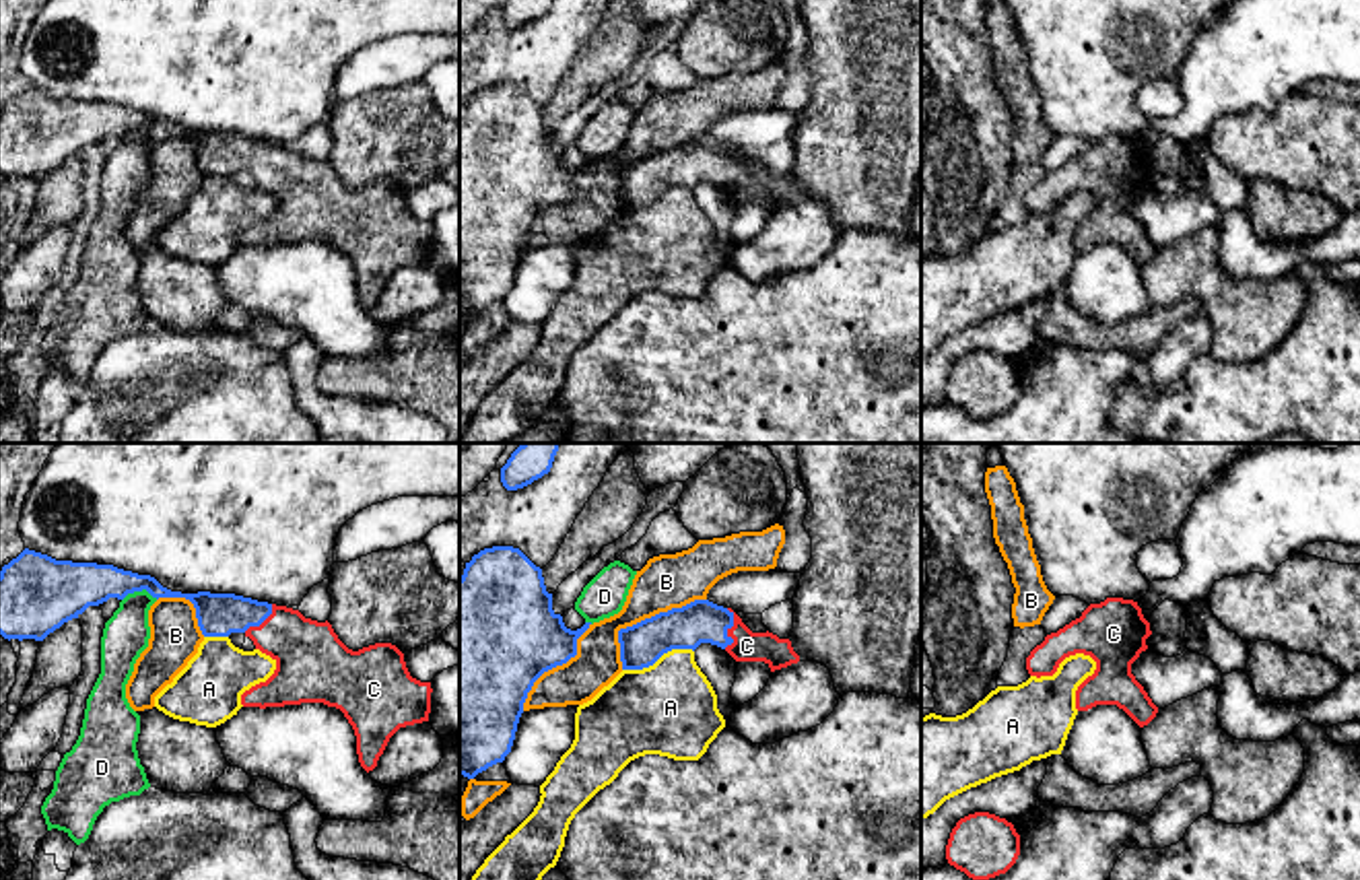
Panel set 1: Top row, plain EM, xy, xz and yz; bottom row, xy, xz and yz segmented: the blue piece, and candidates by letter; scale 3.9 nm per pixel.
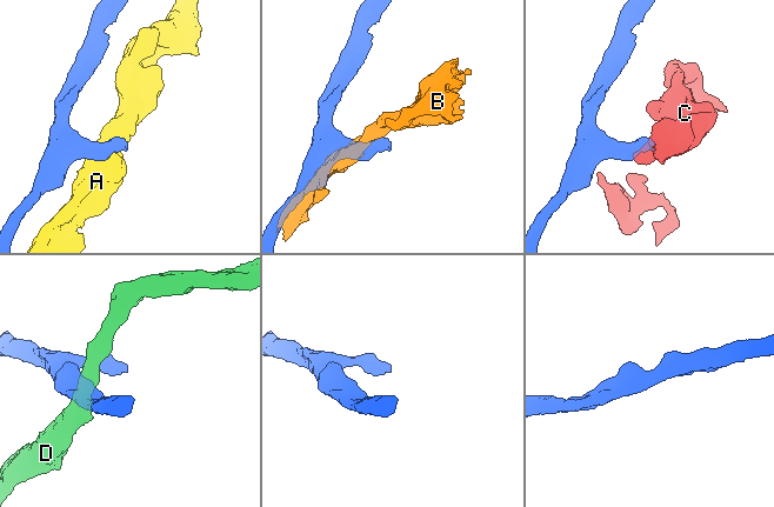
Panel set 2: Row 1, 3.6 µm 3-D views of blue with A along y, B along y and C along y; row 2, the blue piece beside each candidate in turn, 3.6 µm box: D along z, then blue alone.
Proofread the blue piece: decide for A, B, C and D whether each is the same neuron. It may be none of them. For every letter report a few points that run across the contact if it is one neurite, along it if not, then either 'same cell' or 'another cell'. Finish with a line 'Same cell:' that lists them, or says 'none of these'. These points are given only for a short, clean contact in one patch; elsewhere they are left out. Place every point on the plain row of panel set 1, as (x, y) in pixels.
A: xz (693, 188), (668, 188), (648, 205), (623, 209) | another cell
B: another cell
C: xz (701, 159), (730, 165), (746, 184) | same cell
D: xy (157, 137), (145, 128), (134, 128), (122, 139) | another cell
Same cell: C

